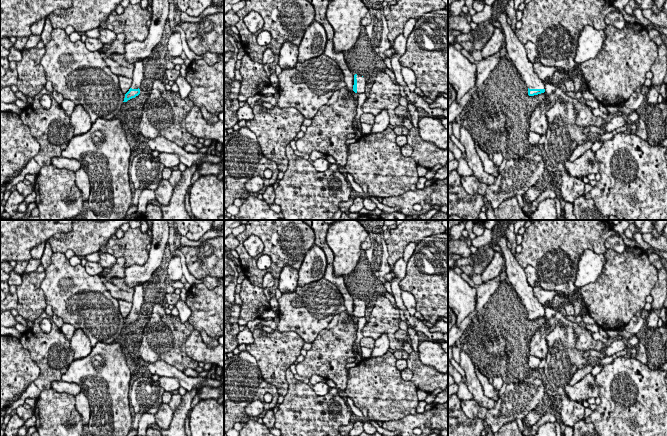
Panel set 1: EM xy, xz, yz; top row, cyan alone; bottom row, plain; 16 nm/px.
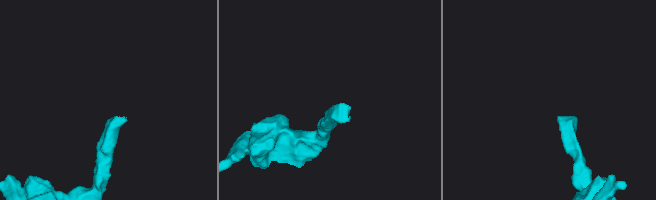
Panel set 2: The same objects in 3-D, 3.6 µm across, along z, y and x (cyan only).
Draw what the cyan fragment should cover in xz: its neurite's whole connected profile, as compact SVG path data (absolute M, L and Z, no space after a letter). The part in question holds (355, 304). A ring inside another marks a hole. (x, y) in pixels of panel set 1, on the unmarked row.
M355 298L353 315L357 318L365 317L366 315L366 303L364 300Z

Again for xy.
M138 284L134 287L134 295L132 300L132 308L129 315L125 318L123 326L135 322L140 318L141 307L144 303L144 287L143 284Z

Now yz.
M503 235L498 240L505 259L505 272L508 283L516 291L518 299L528 312L528 319L534 320L545 316L545 308L535 298L533 288L527 283L524 269L518 264L516 257L507 246L507 238Z

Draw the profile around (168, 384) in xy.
M159 377L159 385L161 388L163 388L166 392L173 392L175 390L178 390L180 387L179 381L176 378L170 378L170 377Z

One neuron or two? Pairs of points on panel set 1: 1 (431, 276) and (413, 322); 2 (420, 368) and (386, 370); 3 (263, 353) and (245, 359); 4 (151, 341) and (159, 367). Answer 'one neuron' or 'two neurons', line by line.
1: two neurons
2: two neurons
3: two neurons
4: two neurons

